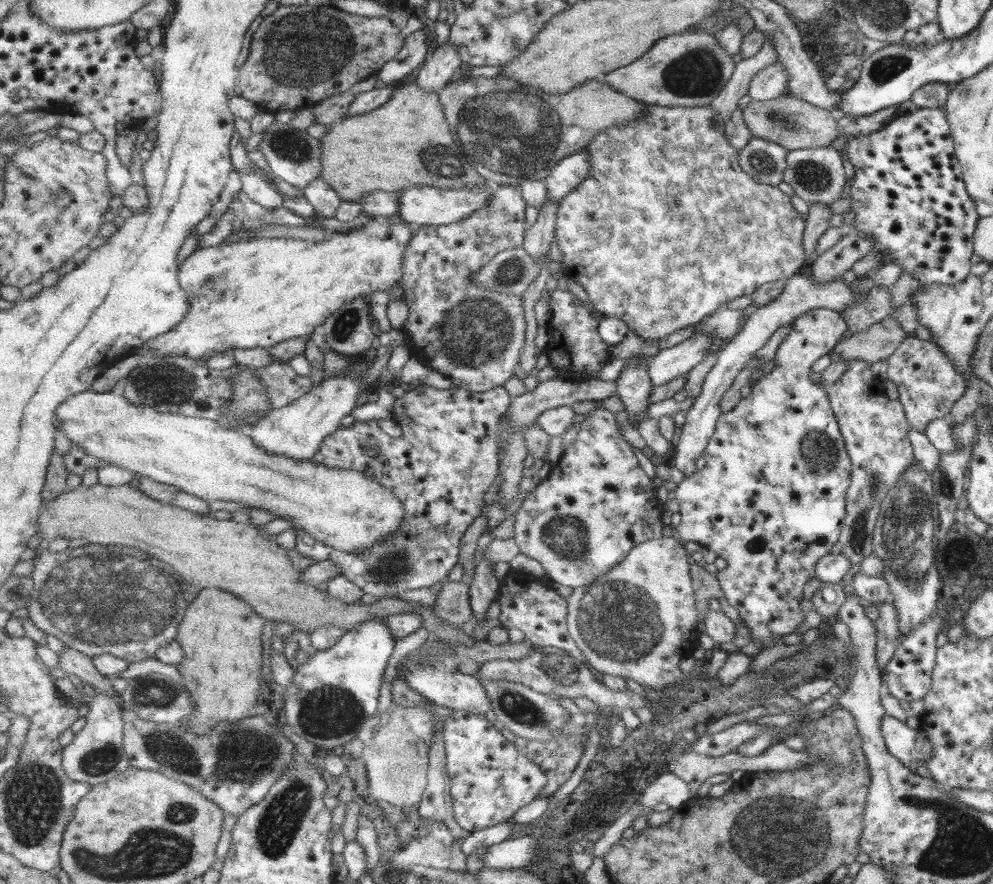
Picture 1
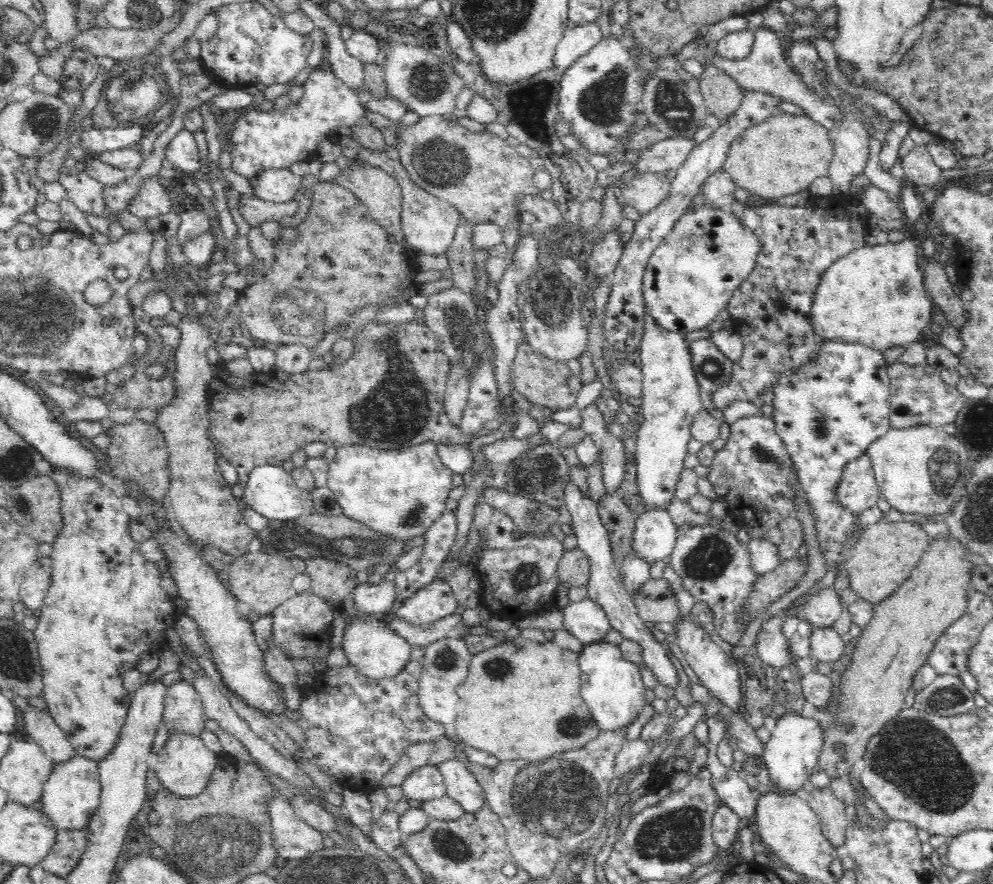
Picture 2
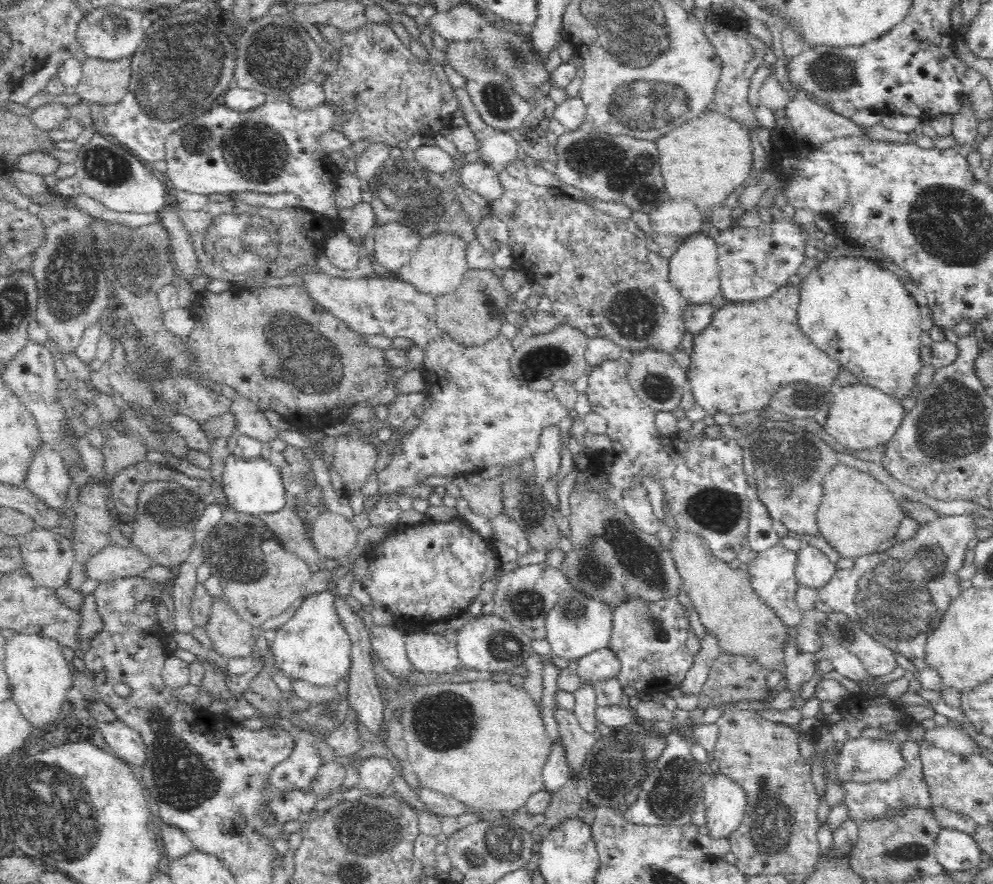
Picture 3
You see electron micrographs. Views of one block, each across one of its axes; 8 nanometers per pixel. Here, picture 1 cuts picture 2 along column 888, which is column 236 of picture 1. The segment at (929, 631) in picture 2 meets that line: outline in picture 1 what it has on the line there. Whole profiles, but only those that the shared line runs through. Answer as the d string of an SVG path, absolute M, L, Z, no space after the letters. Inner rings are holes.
M211 587L201 589L192 595L193 601L187 609L187 615L179 626L177 640L185 651L183 662L177 666L182 683L191 693L196 704L193 714L185 720L196 733L204 735L210 733L223 721L238 721L251 717L249 710L257 704L261 692L261 668L263 668L263 640L261 632L265 626L265 619L255 613L255 609L241 597L227 592L225 589Z

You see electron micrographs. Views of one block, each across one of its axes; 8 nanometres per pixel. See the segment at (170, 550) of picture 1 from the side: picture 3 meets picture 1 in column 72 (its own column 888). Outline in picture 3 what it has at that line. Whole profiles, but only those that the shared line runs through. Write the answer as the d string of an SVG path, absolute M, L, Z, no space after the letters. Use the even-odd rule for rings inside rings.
M838 462L831 469L824 478L823 499L816 511L819 535L844 558L854 560L876 552L880 544L895 537L905 517L897 496L858 468Z

